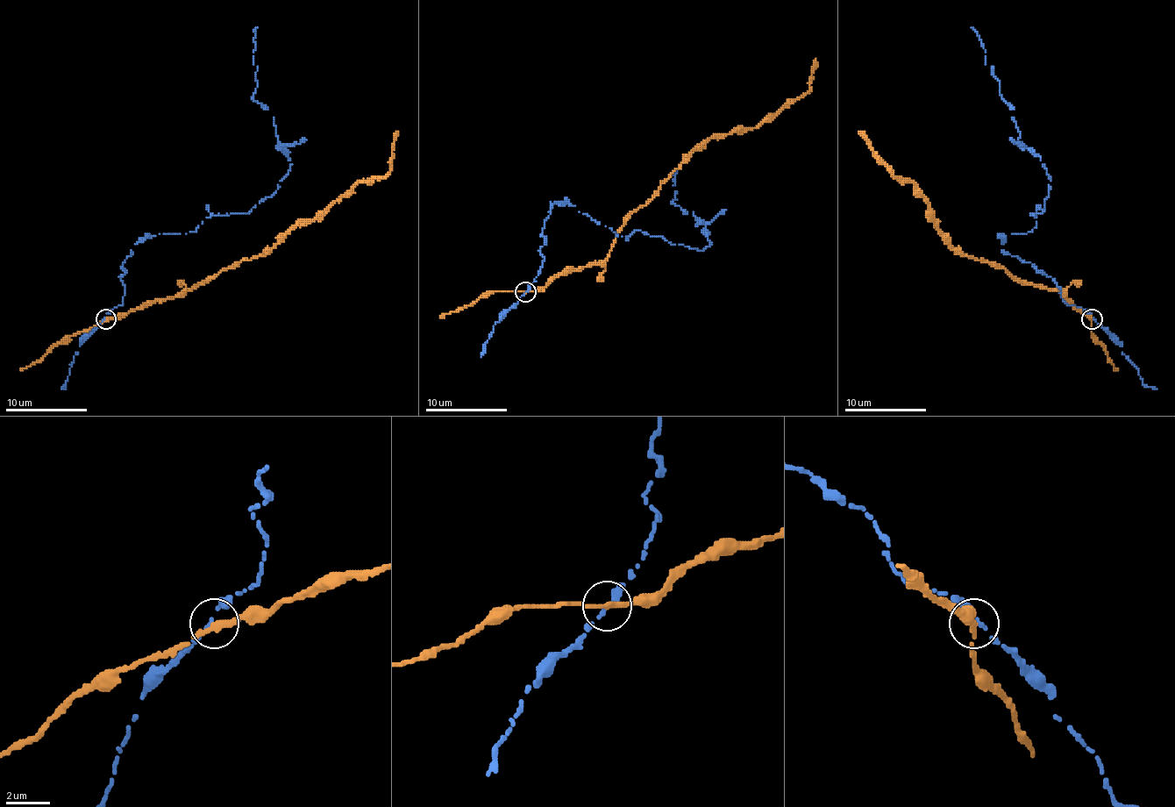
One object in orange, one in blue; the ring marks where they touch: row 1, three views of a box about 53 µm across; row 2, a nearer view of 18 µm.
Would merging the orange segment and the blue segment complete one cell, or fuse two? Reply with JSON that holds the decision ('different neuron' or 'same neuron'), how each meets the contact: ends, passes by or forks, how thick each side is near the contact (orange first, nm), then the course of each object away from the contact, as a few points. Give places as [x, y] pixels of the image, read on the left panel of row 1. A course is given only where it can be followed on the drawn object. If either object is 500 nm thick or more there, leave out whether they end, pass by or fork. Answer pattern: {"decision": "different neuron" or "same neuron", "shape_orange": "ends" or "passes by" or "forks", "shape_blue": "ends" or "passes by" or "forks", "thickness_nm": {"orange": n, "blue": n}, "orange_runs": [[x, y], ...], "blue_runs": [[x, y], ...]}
{"decision": "different neuron", "shape_orange": "passes by", "shape_blue": "passes by", "thickness_nm": {"orange": 280, "blue": 140}, "orange_runs": [[106, 319], [124, 317], [226, 268], [266, 256], [292, 230], [314, 221], [359, 182], [386, 176], [396, 132]], "blue_runs": [[104, 319], [123, 303], [123, 262], [135, 244], [247, 213], [288, 172], [274, 117], [253, 99], [257, 27]]}

